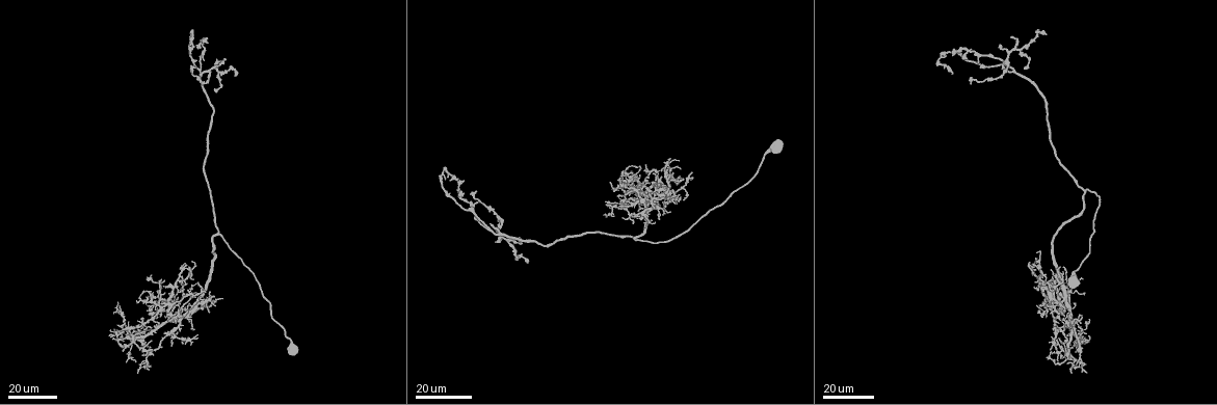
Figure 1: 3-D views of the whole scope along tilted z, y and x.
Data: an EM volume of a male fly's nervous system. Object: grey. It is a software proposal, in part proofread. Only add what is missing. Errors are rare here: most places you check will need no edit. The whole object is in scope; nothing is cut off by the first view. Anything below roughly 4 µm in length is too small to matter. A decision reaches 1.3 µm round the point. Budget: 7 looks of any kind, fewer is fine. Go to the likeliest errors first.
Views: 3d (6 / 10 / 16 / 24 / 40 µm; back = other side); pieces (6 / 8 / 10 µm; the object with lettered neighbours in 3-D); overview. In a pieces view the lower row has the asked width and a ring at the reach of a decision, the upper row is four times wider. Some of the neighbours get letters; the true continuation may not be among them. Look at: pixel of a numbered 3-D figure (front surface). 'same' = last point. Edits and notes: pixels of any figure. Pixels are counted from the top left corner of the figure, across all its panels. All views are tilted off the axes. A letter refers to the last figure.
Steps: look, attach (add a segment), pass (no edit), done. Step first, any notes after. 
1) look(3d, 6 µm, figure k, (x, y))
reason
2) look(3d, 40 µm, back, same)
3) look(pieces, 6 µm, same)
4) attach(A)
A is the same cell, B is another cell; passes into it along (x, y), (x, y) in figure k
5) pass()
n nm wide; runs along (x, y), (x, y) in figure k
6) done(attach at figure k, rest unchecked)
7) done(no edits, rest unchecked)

look(3d, 24 µm, figure 1, (953, 74))
long arm stops here

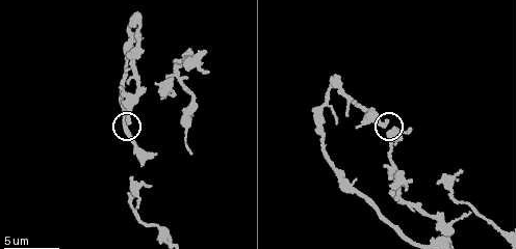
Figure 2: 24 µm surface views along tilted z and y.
look(pieces, 10 µm, figure 2, (129, 122))
see the neighbours

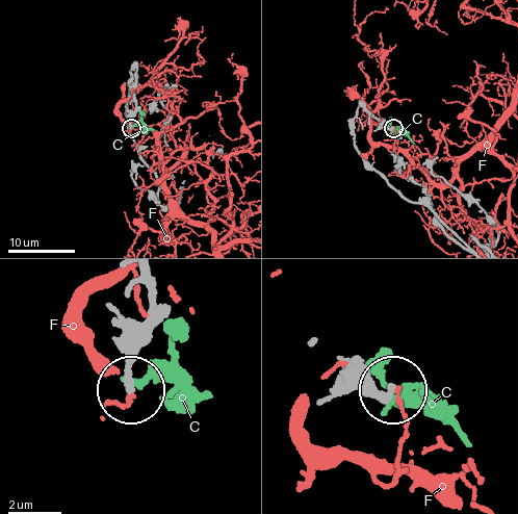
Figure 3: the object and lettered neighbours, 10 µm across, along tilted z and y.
pass()
C and F are other cells; runs along (148, 285), (132, 386) in figure 3; no lettered segment goes on from it

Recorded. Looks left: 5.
look(pieces, 6 µm, figure 2, (138, 207))
an open end

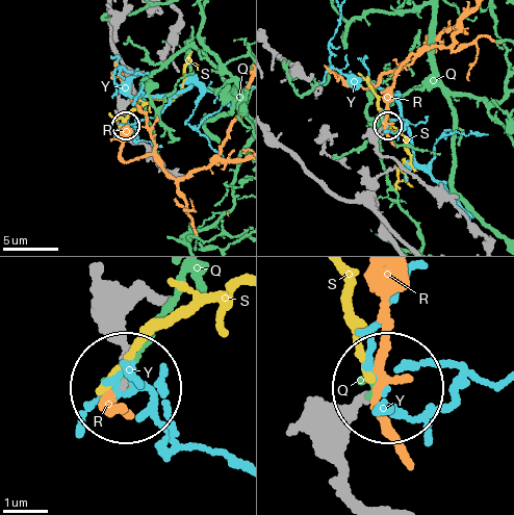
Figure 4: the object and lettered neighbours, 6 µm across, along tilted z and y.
pass()
Q, R, S and Y are other cells; no lettered segment goes on from it

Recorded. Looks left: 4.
look(3d, 24 µm, figure 1, (1009, 36))
free end

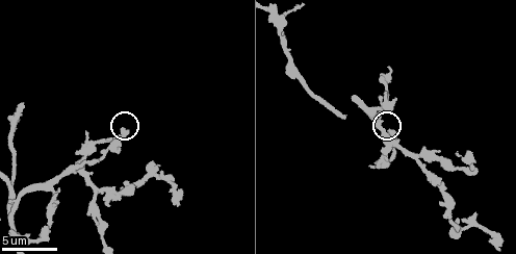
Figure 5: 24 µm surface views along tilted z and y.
look(pieces, 8 µm, figure 5, (391, 132))

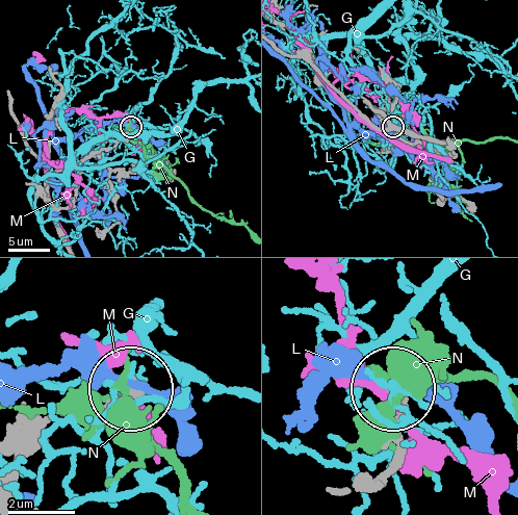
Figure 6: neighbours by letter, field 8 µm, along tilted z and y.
pass()
G, L, M and N are other cells; no lettered segment goes on from it

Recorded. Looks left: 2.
done(no edits, rest unchecked)

